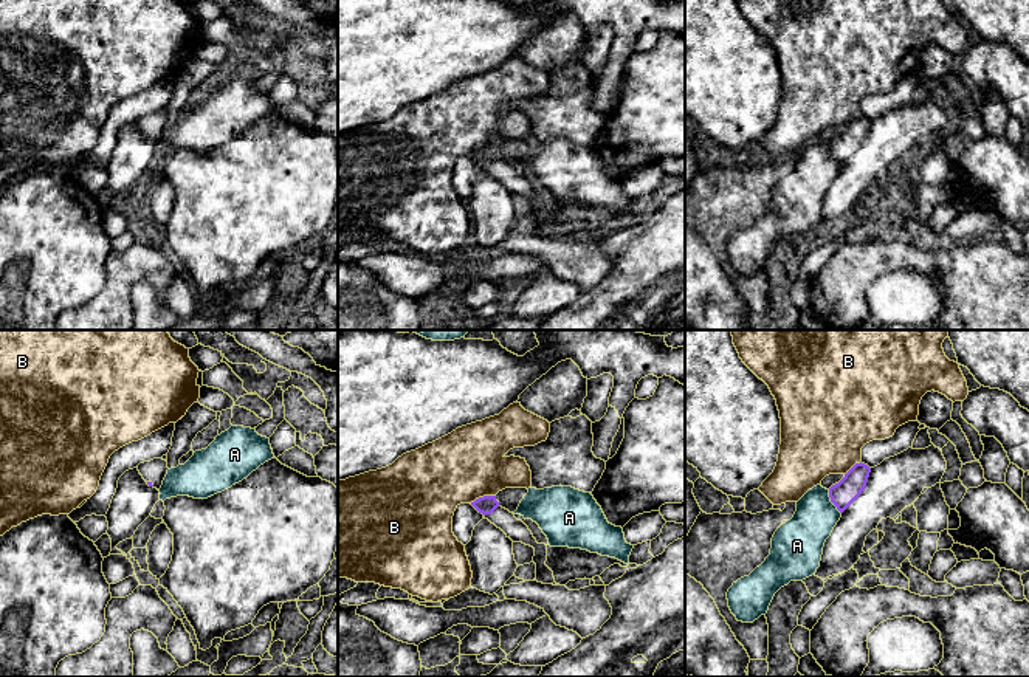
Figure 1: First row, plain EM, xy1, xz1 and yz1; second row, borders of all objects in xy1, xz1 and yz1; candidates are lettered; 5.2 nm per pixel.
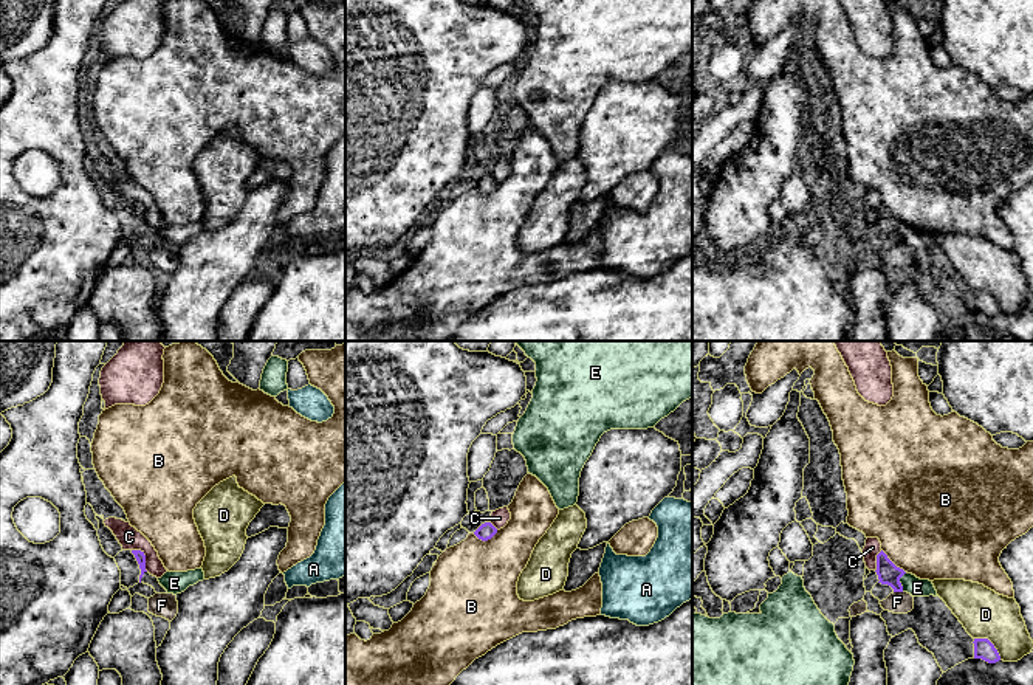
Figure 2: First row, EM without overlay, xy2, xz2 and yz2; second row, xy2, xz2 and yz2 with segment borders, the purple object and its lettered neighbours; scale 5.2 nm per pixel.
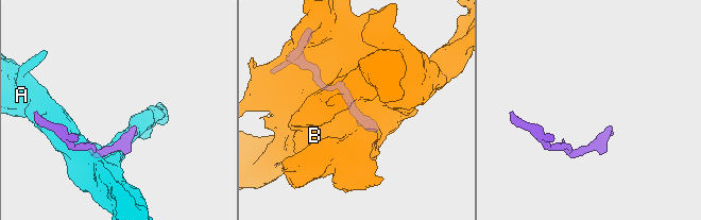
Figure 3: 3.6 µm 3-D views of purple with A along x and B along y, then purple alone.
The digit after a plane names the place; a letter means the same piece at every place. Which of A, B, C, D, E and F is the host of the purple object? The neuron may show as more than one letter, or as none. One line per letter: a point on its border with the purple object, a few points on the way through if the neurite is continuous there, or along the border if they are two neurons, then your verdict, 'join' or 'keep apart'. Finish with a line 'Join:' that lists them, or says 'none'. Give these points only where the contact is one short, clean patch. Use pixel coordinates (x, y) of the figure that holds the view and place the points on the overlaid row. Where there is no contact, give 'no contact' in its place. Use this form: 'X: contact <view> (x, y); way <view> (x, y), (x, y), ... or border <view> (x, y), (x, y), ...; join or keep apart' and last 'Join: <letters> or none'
A: contact yz1 (831, 501); keep apart
B: contact xz2 (485, 540); keep apart
C: contact xy2 (144, 557); border xy2 (132, 549), (138, 549), (144, 555), (147, 571); keep apart
D: contact yz2 (991, 643); border yz2 (974, 637), (985, 637), (1001, 659); keep apart
E: contact yz2 (899, 581); keep apart
F: contact yz2 (899, 591); border yz2 (894, 591), (902, 592); keep apart
Join: none

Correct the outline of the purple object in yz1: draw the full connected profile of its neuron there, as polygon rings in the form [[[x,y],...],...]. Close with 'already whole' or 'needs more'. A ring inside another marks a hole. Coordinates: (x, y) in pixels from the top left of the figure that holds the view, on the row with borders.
[[[855,463],[845,477],[829,488],[831,502],[843,513],[865,490],[871,468]]]; already whole

